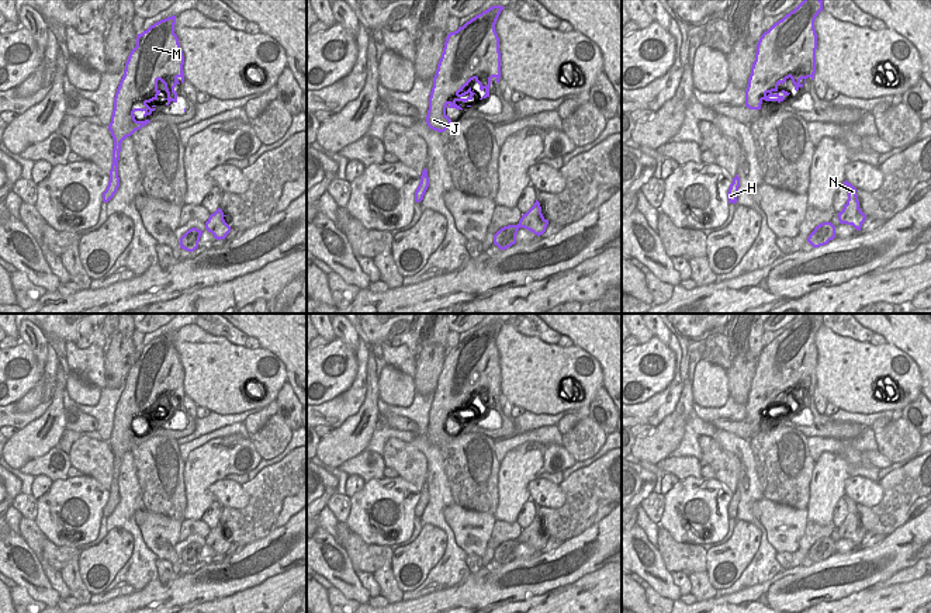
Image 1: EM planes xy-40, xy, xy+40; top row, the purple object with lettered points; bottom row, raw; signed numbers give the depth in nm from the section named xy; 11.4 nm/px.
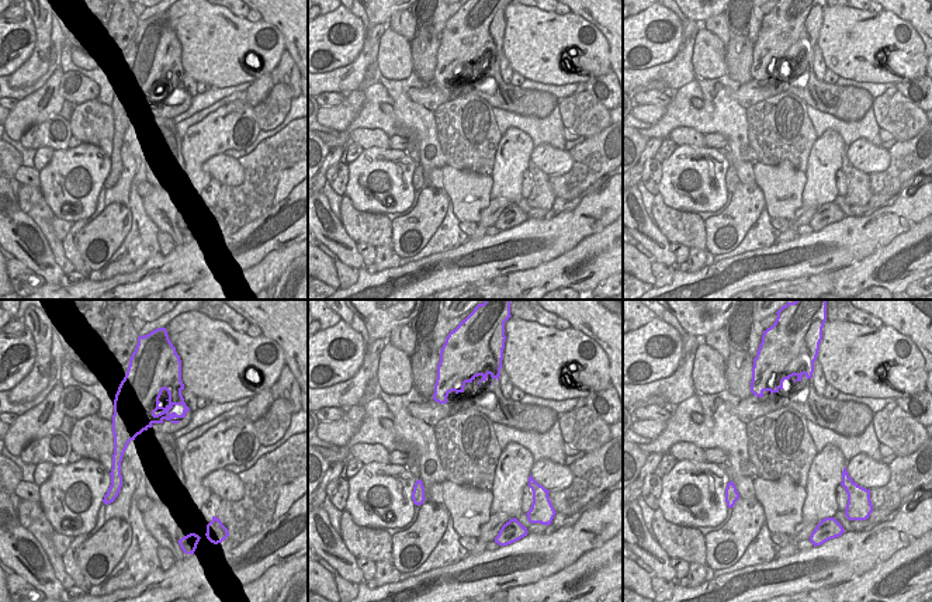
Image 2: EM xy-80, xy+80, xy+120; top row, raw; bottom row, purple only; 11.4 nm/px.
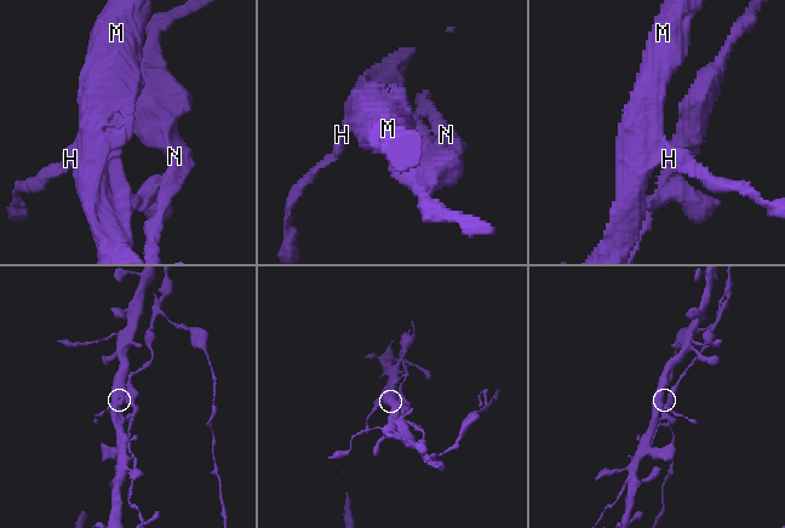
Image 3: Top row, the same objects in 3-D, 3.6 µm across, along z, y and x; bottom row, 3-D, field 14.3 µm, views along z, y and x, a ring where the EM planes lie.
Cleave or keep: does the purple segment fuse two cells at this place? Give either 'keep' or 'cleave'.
cleave

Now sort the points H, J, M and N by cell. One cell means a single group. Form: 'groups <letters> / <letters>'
groups H J M / N

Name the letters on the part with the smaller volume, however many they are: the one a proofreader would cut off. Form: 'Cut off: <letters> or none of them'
Cut off: N

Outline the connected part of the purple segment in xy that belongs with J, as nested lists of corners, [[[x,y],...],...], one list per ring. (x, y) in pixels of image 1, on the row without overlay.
[[[492,321],[447,349],[429,412],[426,439],[430,444],[444,447],[451,439],[446,423],[463,425],[456,418],[473,415],[474,405],[463,405],[471,395],[485,406],[480,415],[489,412],[492,392],[499,398],[501,367],[495,339],[503,323]]]

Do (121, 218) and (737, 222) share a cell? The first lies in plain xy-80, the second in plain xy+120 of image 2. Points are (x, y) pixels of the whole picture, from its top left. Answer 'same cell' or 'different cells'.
same cell

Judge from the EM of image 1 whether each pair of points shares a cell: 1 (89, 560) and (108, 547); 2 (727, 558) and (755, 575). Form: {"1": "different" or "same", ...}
{"1": "same", "2": "different"}

